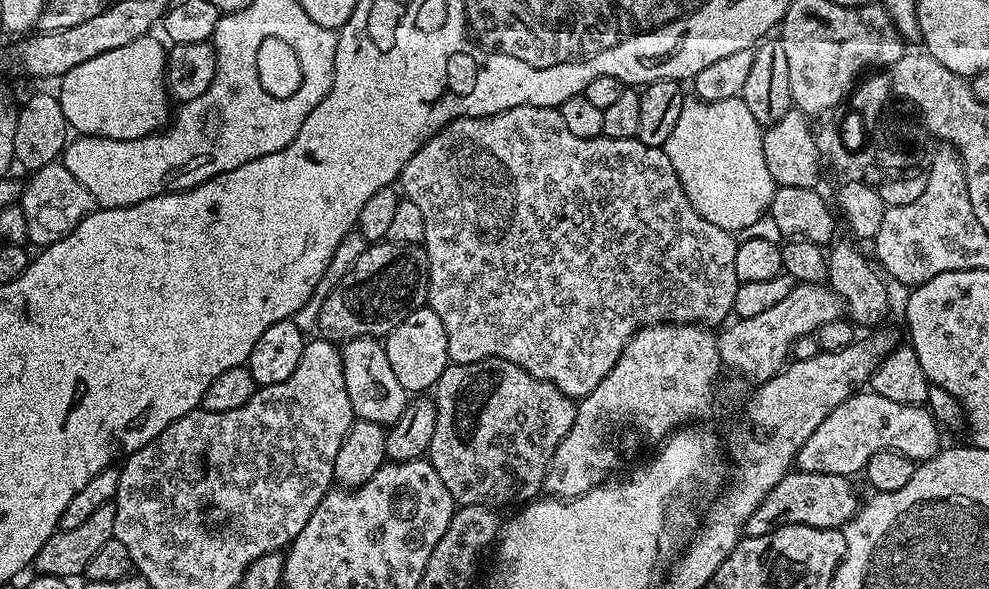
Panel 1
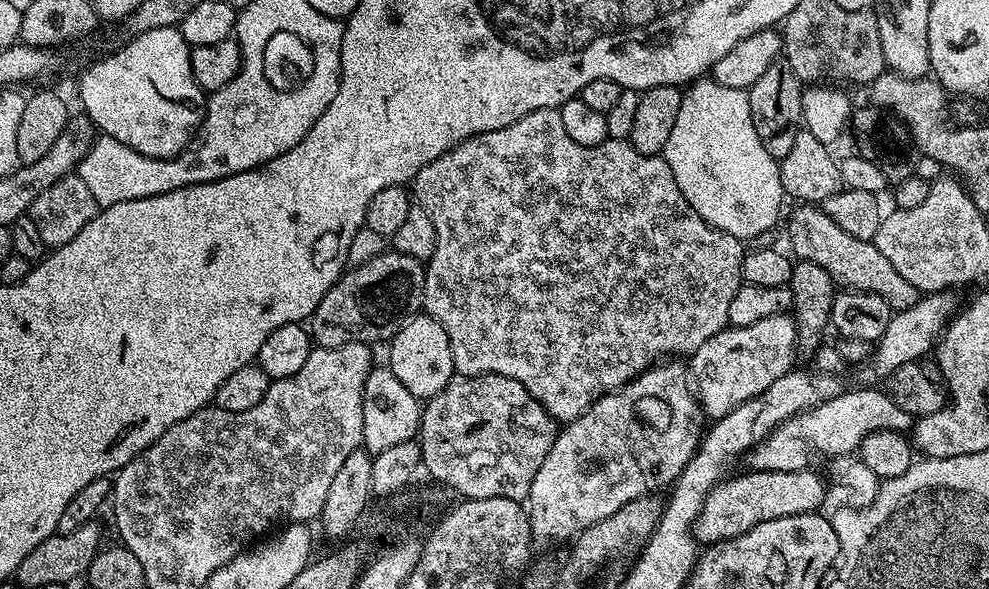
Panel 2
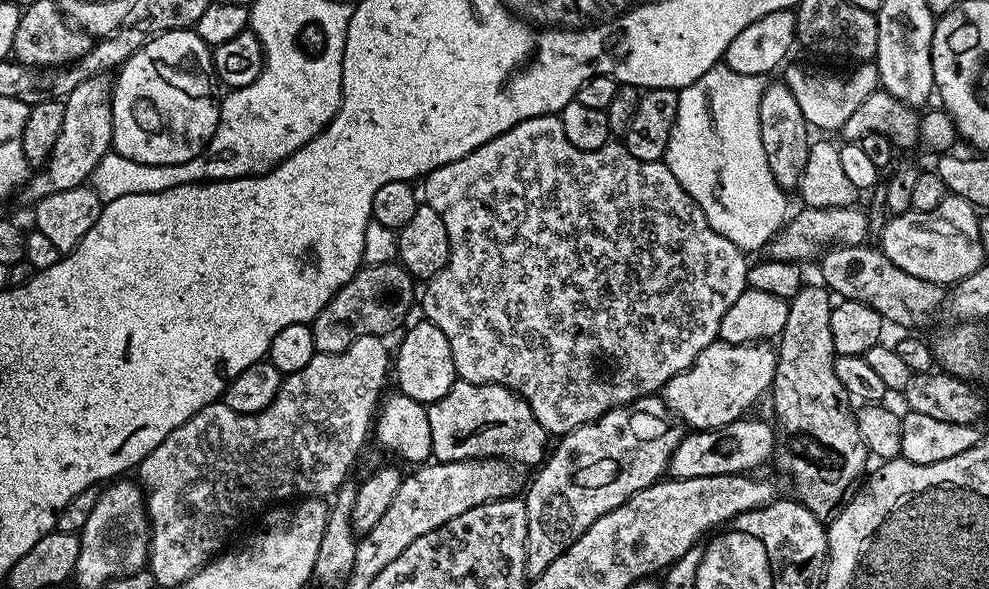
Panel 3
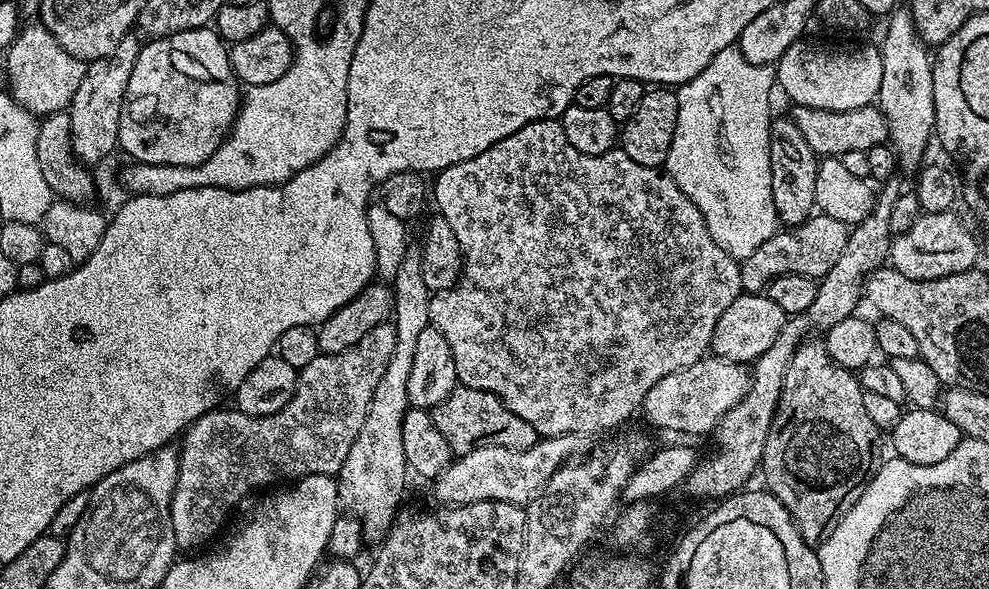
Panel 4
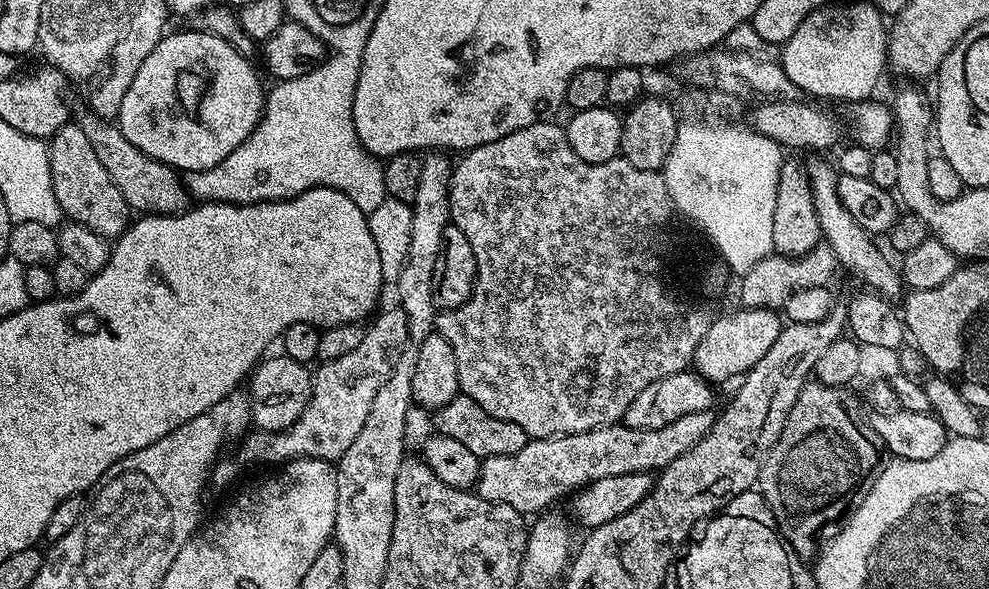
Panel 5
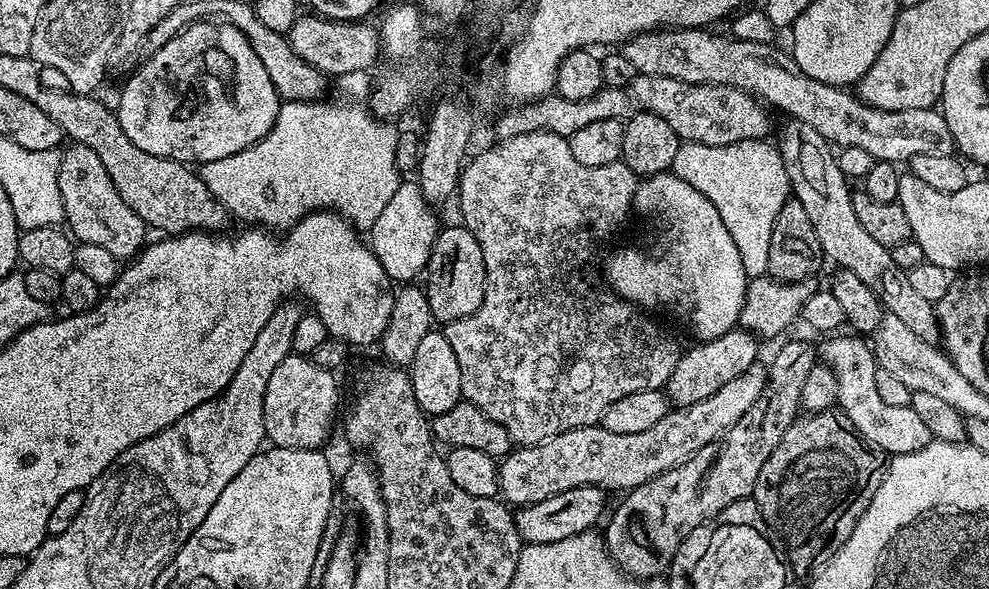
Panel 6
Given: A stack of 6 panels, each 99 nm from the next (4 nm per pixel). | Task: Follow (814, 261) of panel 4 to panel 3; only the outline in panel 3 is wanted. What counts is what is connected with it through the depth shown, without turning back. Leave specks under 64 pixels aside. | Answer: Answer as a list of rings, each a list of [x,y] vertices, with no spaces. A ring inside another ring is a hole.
[[[801,207],[801,212],[791,217],[772,238],[766,252],[773,260],[793,262],[815,261],[825,250],[833,246],[860,246],[870,236],[868,213],[863,207],[851,208],[810,208]]]

